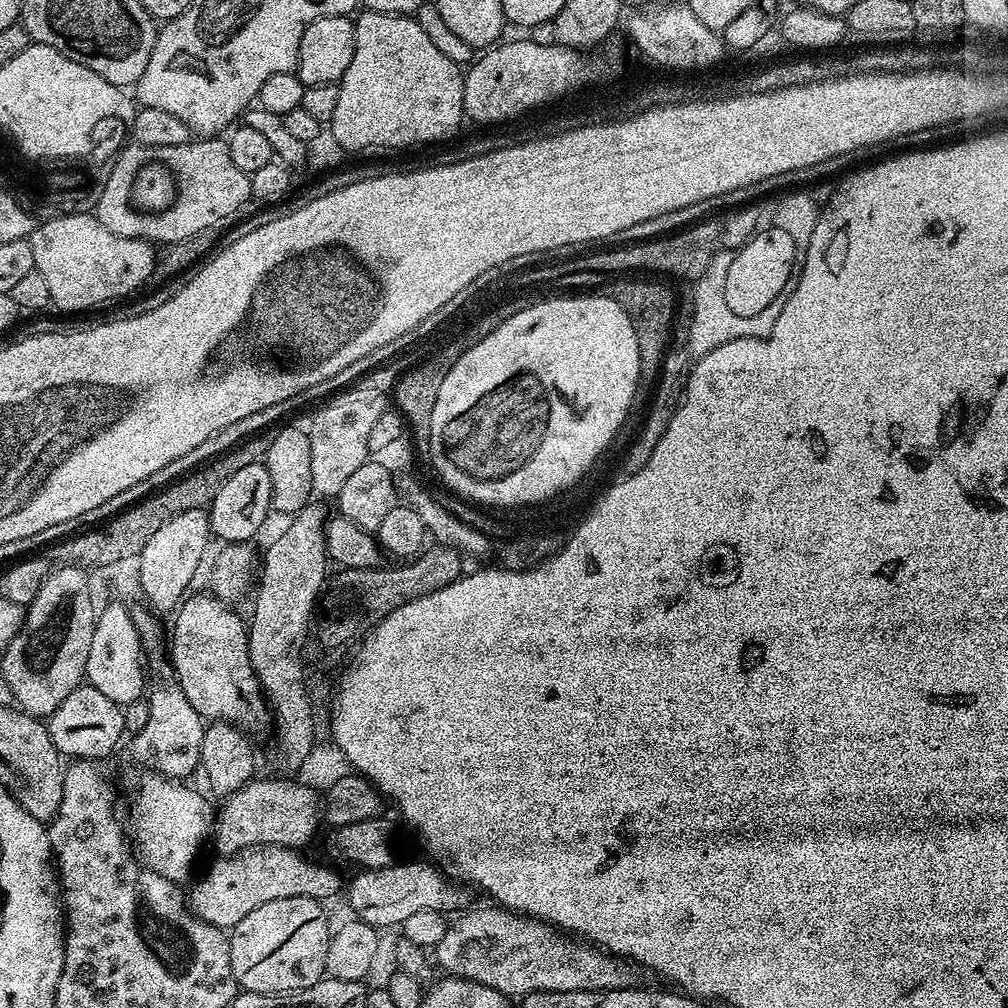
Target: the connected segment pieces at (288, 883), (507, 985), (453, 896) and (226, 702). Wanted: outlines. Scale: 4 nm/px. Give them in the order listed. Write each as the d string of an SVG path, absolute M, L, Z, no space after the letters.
M255 844L252 848L244 848L240 852L235 852L233 856L216 858L216 861L201 874L195 877L196 885L190 892L190 907L195 912L199 920L205 920L208 924L213 924L215 928L231 930L235 928L246 914L251 914L253 910L258 910L266 902L278 902L278 898L290 898L291 896L301 896L311 900L328 902L331 896L341 895L342 880L340 876L331 868L333 865L319 864L316 860L311 860L308 856L303 856L303 851L295 848L288 848L284 844Z
M491 907L465 911L461 920L451 921L442 942L438 942L434 949L441 973L484 984L509 998L523 998L531 992L609 992L615 988L637 987L637 969L629 961L617 958L583 939L573 938L543 920L507 908Z
M393 862L385 868L357 871L355 873L357 876L349 884L347 881L346 896L348 892L348 904L352 907L351 915L355 919L366 922L371 928L377 923L383 925L390 922L400 926L406 918L410 918L410 914L415 914L423 908L451 914L455 908L465 907L463 906L465 889L459 883L449 882L439 868L428 862L400 863Z
M189 595L174 612L176 621L172 624L172 636L170 632L170 644L172 640L170 663L176 672L176 680L180 684L182 694L186 694L186 698L190 698L190 706L194 706L194 710L198 710L198 714L203 716L205 721L224 721L241 730L264 728L267 724L269 727L270 709L264 690L260 686L260 680L250 662L248 630L245 621L243 619L240 621L224 605L227 603L219 595L211 595Z

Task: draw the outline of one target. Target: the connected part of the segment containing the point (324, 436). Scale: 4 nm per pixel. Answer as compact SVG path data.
M352 386L337 392L327 403L315 409L316 417L307 433L310 438L312 491L317 497L335 498L346 483L346 478L350 478L350 474L354 474L354 470L358 470L358 466L362 466L369 459L370 429L374 427L378 414L386 411L384 400L386 396L383 392Z

